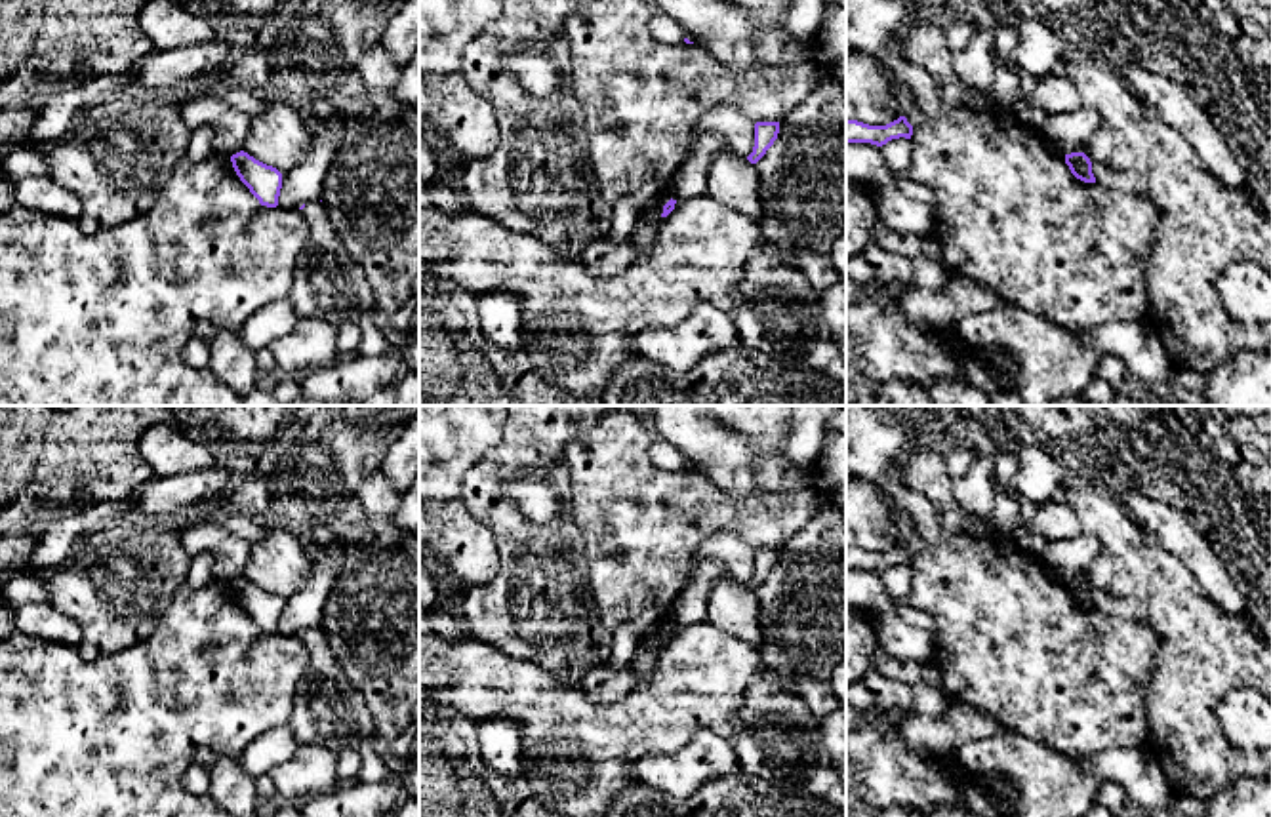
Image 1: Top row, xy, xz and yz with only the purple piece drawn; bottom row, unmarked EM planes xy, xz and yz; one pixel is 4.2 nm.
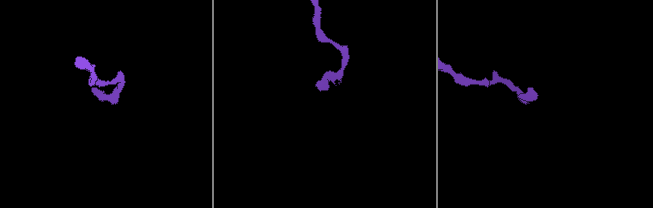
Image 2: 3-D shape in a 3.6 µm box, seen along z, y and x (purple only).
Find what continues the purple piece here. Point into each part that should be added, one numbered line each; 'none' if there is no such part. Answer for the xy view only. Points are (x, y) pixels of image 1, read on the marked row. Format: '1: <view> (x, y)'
1: xy (328, 282)

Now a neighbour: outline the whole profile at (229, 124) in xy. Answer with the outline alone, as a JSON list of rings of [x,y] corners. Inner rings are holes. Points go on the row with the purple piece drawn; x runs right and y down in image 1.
[[[198,95],[185,103],[181,109],[181,118],[191,133],[196,128],[212,128],[213,150],[229,156],[242,150],[250,130],[250,116],[246,112],[213,95]]]

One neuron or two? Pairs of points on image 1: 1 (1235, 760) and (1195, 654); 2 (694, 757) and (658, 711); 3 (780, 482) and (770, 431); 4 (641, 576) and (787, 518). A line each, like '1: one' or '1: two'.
1: one
2: two
3: one
4: one

